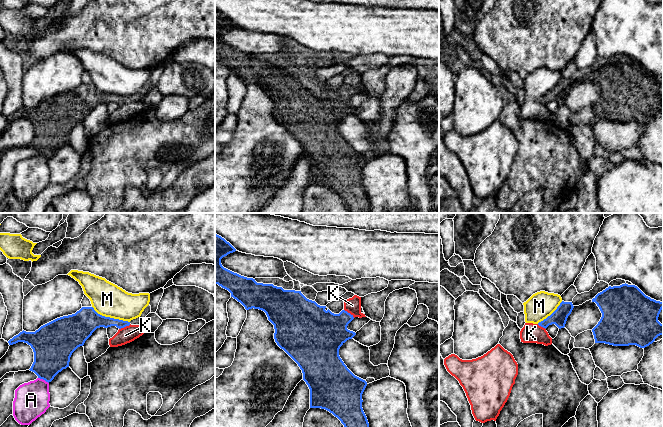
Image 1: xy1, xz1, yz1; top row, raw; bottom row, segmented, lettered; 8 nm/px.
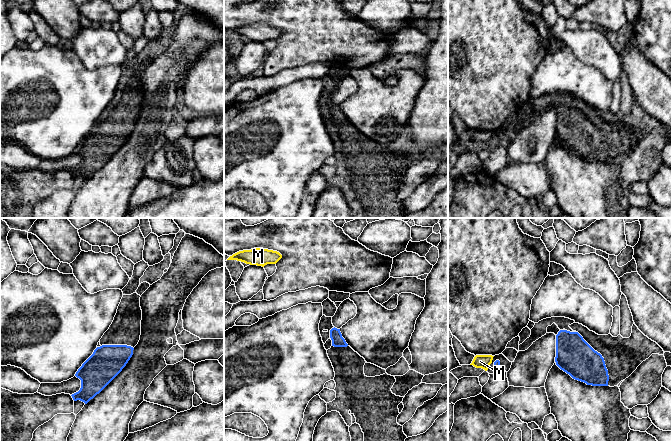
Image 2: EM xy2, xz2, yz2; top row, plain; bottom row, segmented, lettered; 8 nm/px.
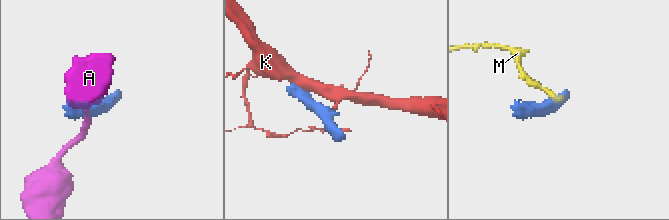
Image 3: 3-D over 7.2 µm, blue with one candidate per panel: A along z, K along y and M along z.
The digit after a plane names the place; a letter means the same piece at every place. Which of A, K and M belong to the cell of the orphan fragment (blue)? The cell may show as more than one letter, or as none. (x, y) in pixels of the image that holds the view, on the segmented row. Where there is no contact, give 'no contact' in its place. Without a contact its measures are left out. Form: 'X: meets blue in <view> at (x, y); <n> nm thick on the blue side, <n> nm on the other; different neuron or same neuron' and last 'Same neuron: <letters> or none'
A: meets blue in xy1 at (43, 379); 300 nm thick on the blue side, 280 nm on the other; different neuron
K: meets blue in xy1 at (124, 326); 130 nm thick on the blue side, 130 nm on the other; different neuron
M: meets blue in xy1 at (109, 317); 220 nm thick on the blue side, 260 nm on the other; different neuron
Same neuron: none

